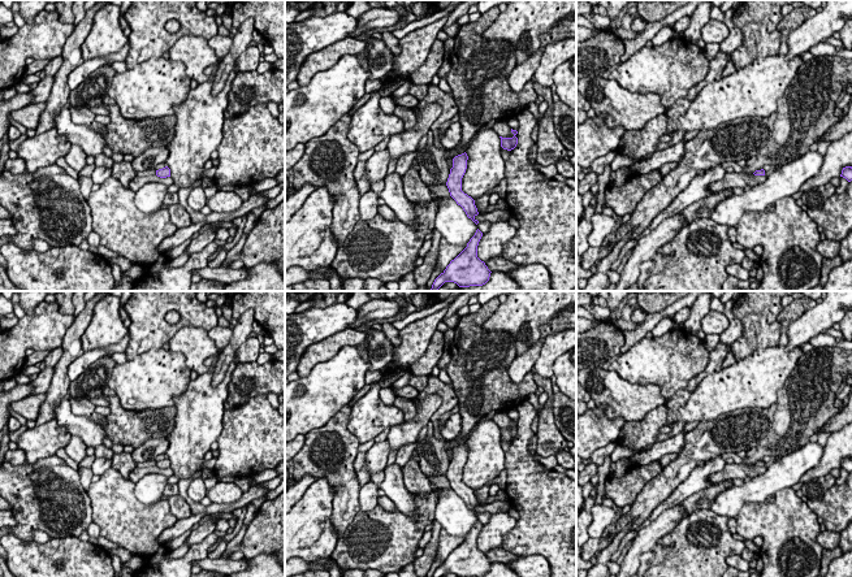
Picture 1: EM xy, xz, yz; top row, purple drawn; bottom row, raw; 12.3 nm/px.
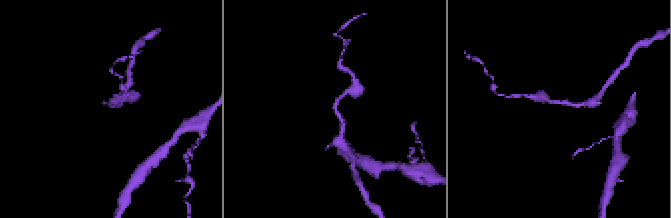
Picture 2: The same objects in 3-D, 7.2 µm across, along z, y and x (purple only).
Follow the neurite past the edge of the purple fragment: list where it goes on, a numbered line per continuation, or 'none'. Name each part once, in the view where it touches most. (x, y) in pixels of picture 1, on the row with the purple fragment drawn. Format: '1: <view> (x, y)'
none

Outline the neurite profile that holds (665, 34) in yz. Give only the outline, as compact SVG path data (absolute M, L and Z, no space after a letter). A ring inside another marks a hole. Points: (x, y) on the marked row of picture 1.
M671 26L662 27L652 39L653 45L661 45L667 40L671 40L674 36L674 30Z

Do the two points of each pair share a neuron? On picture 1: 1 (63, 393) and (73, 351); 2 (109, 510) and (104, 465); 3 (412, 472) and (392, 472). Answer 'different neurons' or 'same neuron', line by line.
1: same neuron
2: different neurons
3: different neurons

